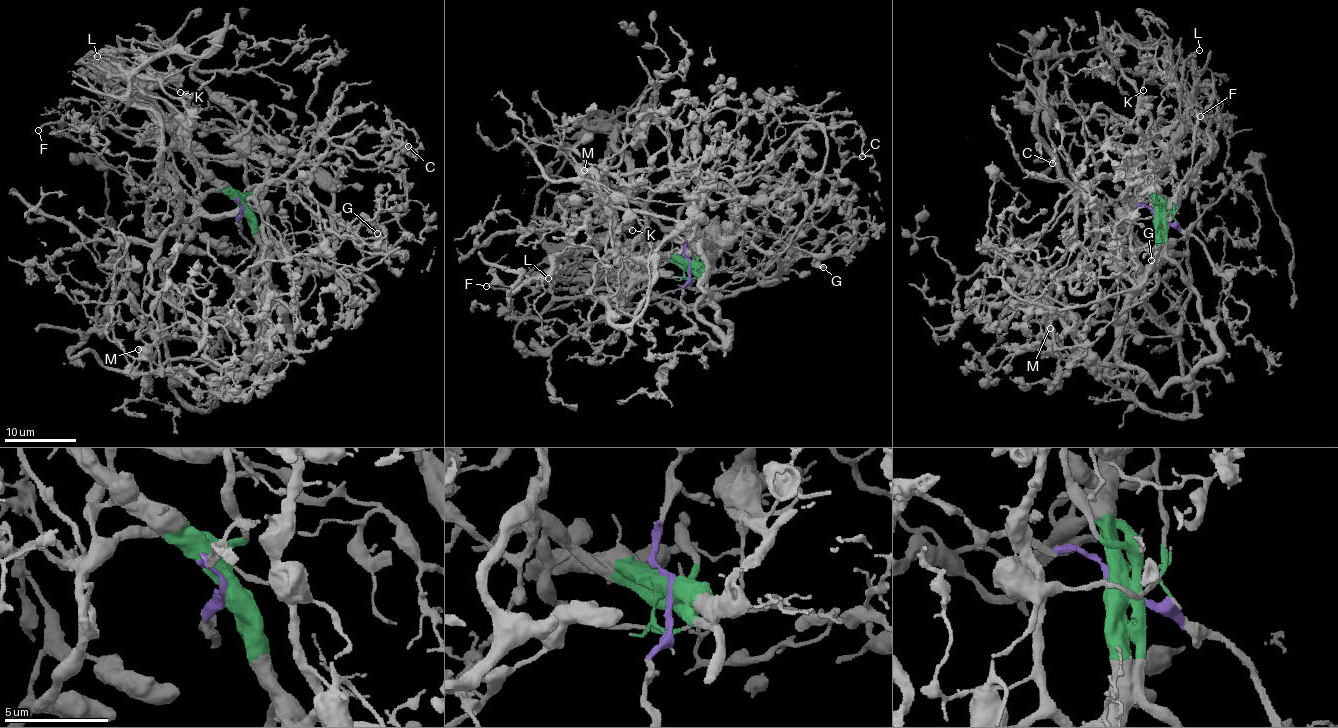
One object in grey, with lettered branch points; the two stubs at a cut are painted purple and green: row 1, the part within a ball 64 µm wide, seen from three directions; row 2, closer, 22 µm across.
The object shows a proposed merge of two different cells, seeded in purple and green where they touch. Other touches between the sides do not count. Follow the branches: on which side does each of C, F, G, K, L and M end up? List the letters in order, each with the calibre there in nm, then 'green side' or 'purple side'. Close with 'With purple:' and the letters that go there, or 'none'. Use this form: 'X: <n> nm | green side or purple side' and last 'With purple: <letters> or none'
C: 190 nm | purple side
F: 170 nm | green side
G: 500 nm | purple side
K: 150 nm | green side
L: 170 nm | green side
M: 600 nm | green side
With purple: C, G

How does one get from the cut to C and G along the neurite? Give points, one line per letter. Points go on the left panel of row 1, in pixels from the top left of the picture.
C: (242, 210), (238, 199), (278, 183), (321, 138), (360, 156), (392, 133), (408, 146)
G: (242, 210), (255, 186), (265, 237), (357, 277), (403, 233), (389, 220), (378, 234)

